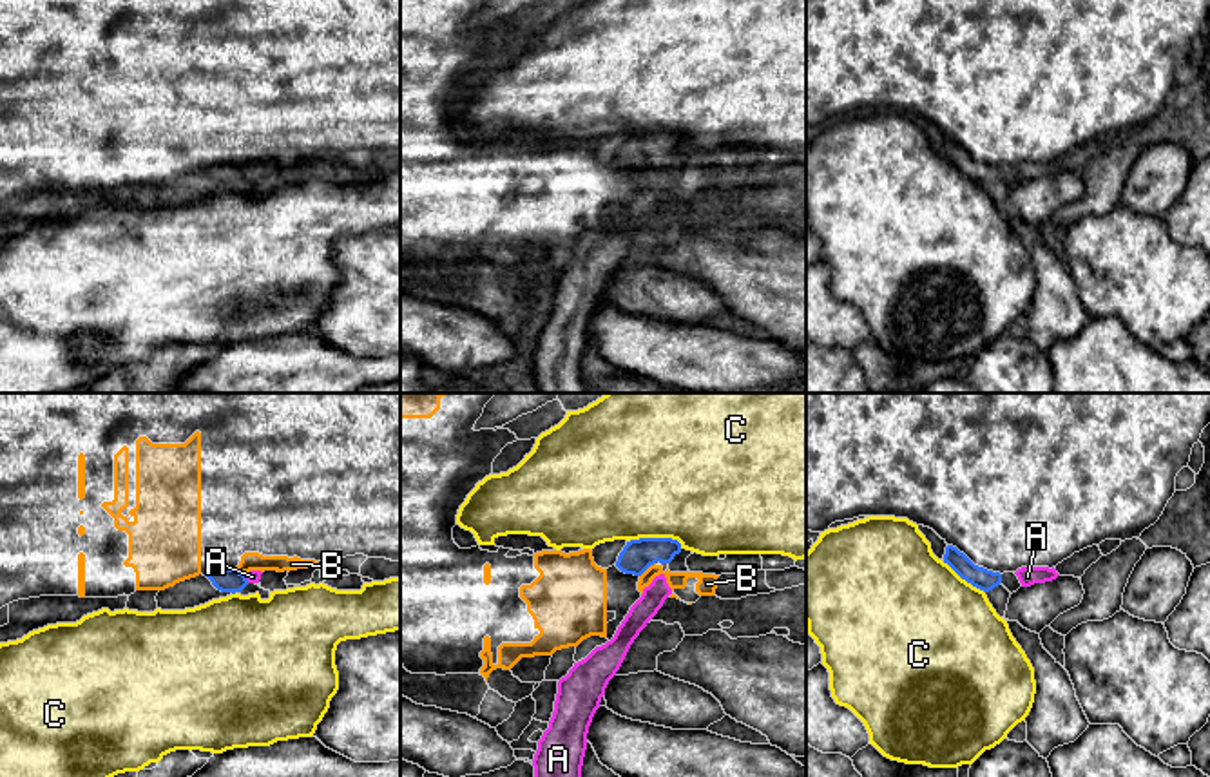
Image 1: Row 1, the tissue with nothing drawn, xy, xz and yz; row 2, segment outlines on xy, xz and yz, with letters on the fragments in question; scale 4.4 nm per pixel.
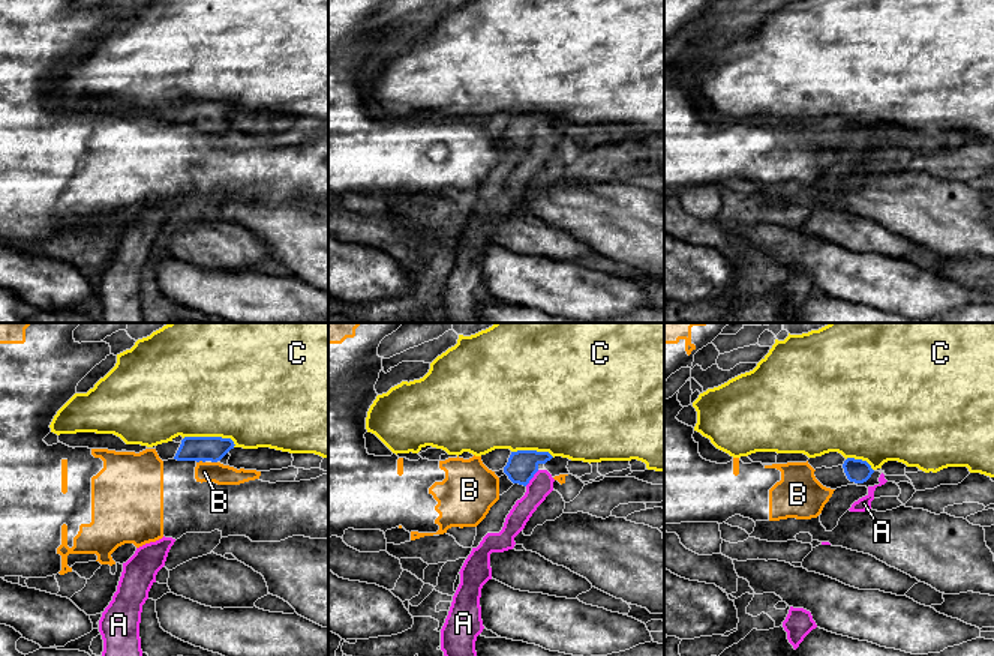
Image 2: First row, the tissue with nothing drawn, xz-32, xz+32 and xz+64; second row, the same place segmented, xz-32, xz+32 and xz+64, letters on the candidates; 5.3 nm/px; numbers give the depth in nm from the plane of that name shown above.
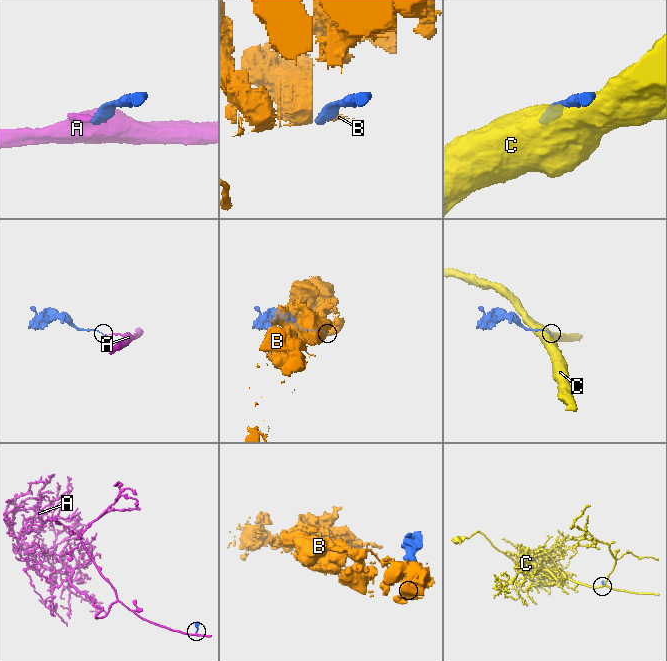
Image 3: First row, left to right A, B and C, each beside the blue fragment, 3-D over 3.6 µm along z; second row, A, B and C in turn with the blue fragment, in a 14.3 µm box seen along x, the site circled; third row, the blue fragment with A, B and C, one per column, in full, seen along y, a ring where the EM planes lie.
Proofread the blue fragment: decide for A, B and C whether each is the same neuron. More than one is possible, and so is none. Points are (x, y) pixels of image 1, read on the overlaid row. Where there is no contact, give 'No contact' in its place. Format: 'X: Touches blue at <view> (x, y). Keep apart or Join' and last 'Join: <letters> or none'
A: Touches blue at xy (245, 578). Join
B: Touches blue at xz (647, 567). Keep apart
C: Touches blue at xz (656, 538). Keep apart
Join: A

